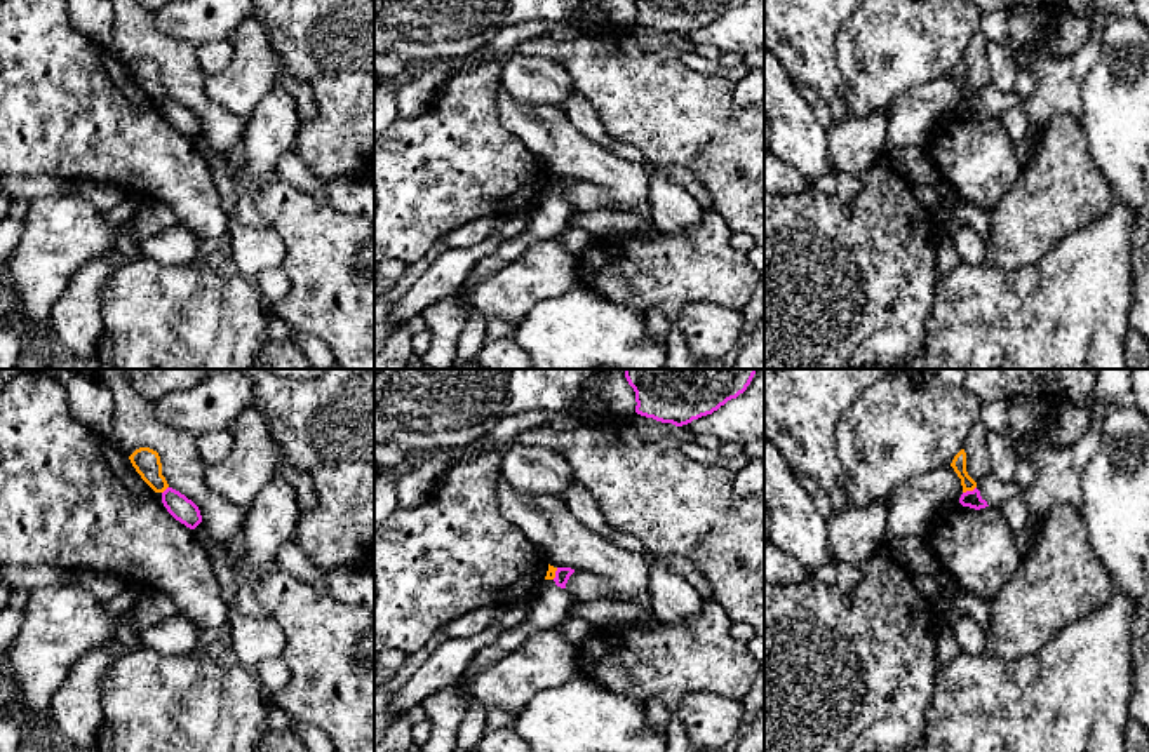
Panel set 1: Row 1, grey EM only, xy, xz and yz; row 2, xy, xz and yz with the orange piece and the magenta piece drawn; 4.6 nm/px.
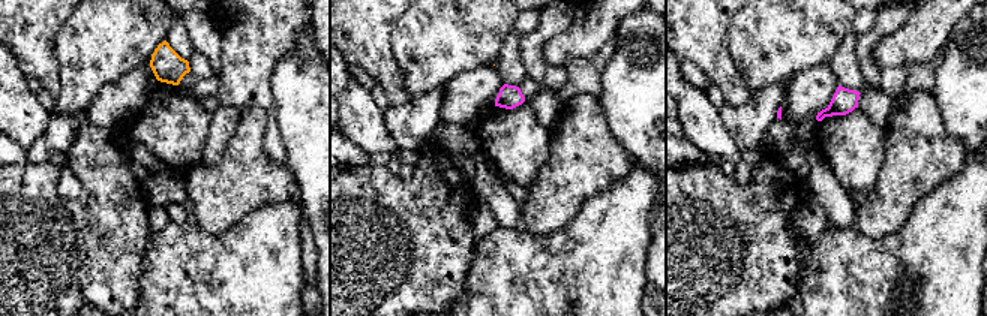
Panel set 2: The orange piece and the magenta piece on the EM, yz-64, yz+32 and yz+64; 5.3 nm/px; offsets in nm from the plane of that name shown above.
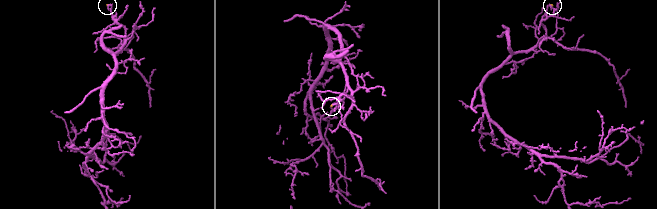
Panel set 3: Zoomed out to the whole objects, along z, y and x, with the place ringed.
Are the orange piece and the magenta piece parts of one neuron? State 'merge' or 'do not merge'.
do not merge

